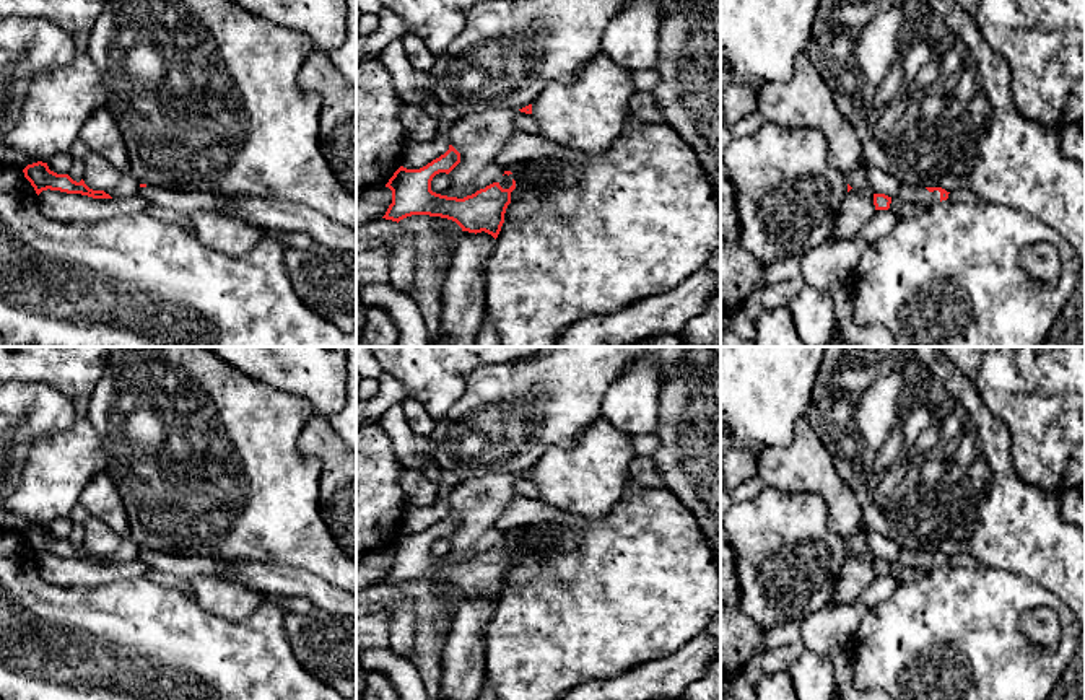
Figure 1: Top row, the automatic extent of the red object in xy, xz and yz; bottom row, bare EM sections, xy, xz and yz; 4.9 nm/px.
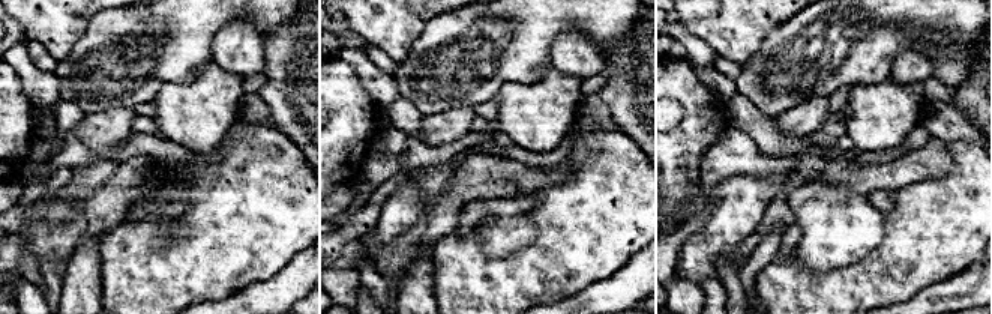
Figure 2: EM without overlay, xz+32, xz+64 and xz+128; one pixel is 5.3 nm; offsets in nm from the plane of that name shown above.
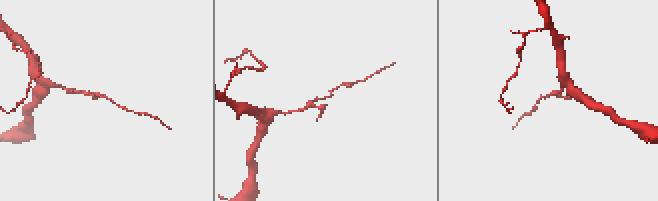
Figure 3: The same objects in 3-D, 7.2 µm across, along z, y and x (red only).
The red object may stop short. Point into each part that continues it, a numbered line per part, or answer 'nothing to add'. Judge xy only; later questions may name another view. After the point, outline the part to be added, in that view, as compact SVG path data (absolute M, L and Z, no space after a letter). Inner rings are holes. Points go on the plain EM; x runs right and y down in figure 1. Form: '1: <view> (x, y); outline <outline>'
1: xy (270, 578); outline M158 550L140 552L138 558L146 567L187 581L195 575L224 578L267 594L307 597L329 614L356 615L356 593L337 588L306 570L254 560L221 565L208 557L177 557Z

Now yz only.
1: yz (911, 559); outline M903 550L900 562L904 565L904 568L921 568L924 571L930 571L940 567L939 555L929 557L921 550Z

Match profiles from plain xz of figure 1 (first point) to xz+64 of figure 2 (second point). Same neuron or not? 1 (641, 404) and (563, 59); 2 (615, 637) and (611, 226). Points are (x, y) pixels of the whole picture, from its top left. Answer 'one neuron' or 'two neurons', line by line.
1: one neuron
2: one neuron

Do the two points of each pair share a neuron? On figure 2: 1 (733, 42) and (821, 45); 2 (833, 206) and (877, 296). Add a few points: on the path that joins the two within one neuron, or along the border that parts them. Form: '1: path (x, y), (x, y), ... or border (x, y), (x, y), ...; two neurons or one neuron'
1: border (785, 20), (742, 63); two neurons
2: border (884, 236), (856, 263), (835, 266), (826, 272); two neurons

